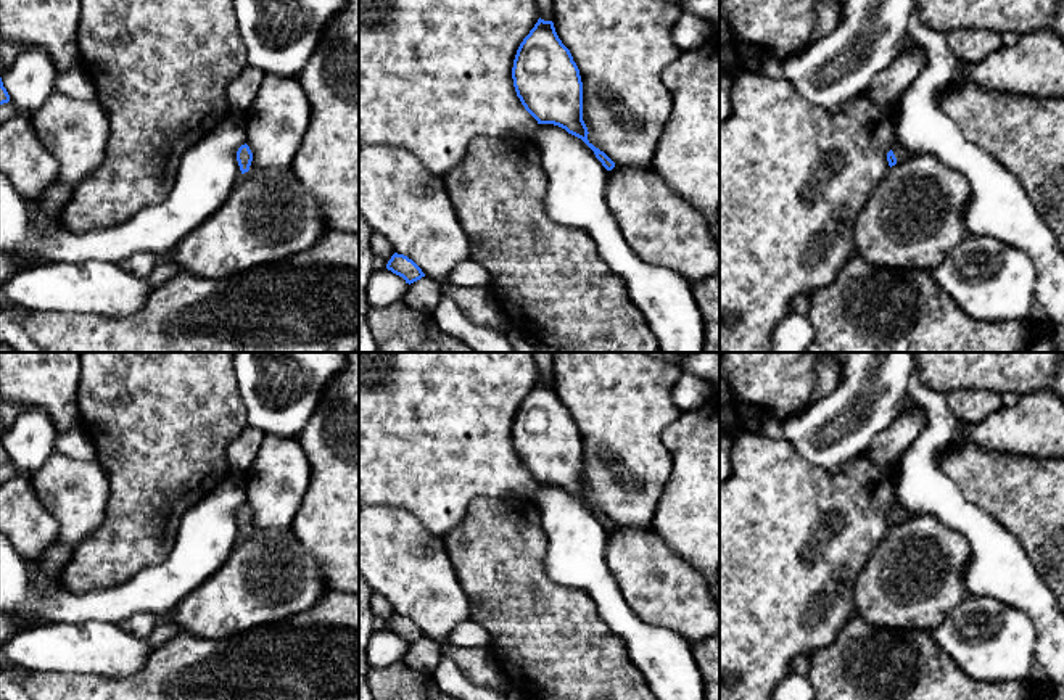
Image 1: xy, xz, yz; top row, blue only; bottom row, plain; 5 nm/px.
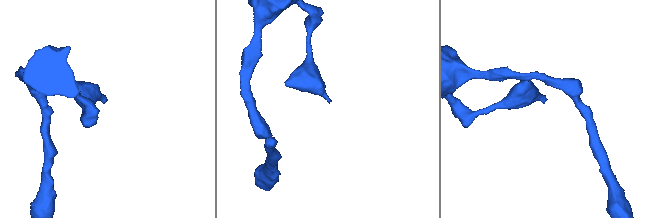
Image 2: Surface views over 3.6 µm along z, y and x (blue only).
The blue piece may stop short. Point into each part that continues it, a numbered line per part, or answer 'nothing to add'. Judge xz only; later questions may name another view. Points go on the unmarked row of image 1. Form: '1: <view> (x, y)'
nothing to add

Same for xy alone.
nothing to add

